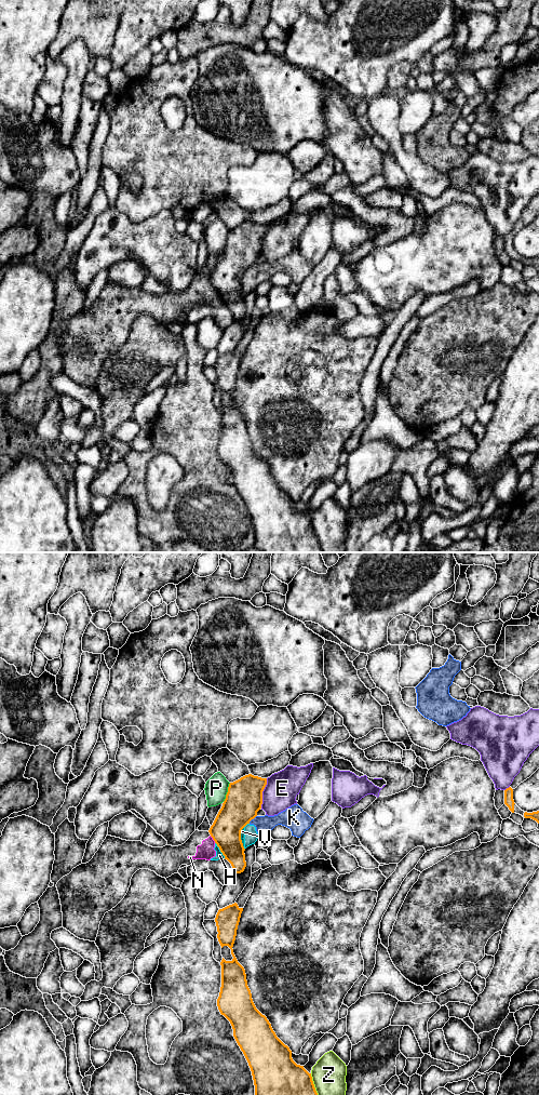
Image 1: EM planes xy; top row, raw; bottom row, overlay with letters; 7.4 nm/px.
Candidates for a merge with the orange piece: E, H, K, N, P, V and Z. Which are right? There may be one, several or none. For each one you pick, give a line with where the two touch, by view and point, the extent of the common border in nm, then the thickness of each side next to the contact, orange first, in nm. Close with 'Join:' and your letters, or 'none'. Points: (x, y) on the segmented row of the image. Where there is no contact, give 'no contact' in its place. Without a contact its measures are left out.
Join: none

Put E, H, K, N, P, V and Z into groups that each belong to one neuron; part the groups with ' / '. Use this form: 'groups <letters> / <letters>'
groups E / H K N V / P / Z

